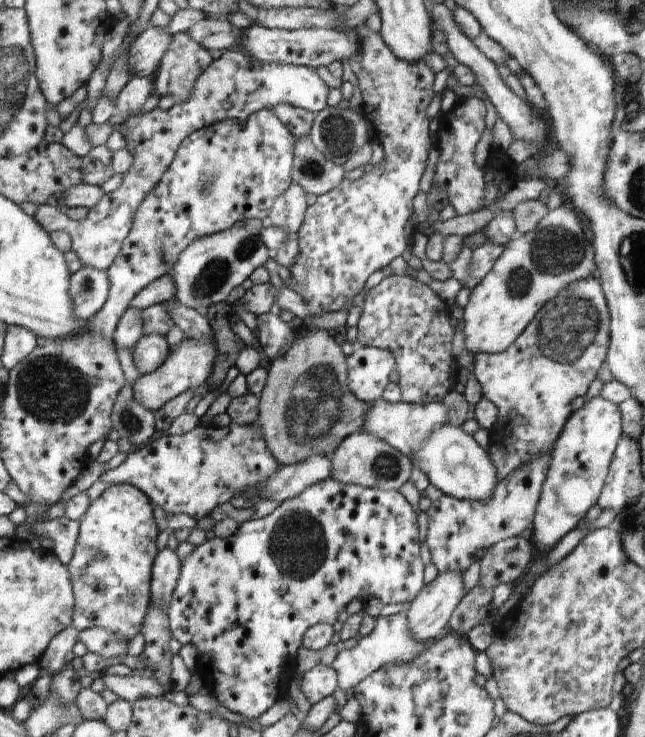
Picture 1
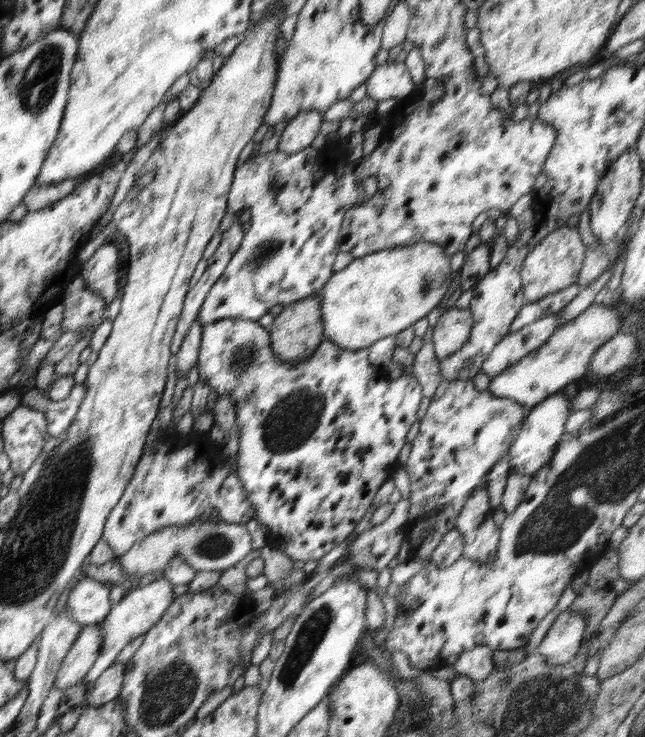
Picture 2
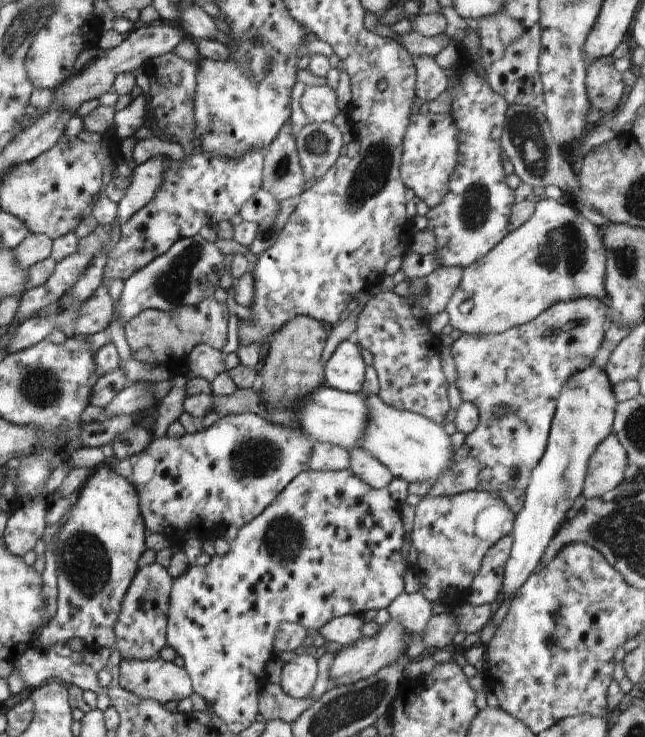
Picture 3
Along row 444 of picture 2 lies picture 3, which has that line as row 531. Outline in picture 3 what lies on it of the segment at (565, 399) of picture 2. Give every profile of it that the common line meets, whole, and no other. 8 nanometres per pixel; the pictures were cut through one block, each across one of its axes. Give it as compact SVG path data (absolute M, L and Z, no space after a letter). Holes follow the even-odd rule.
M593 364L573 374L562 387L556 401L544 454L538 466L531 472L522 510L513 522L512 548L504 567L496 606L516 594L526 582L540 564L552 537L568 519L574 499L582 492L590 455L613 432L617 403L613 385L605 371Z

